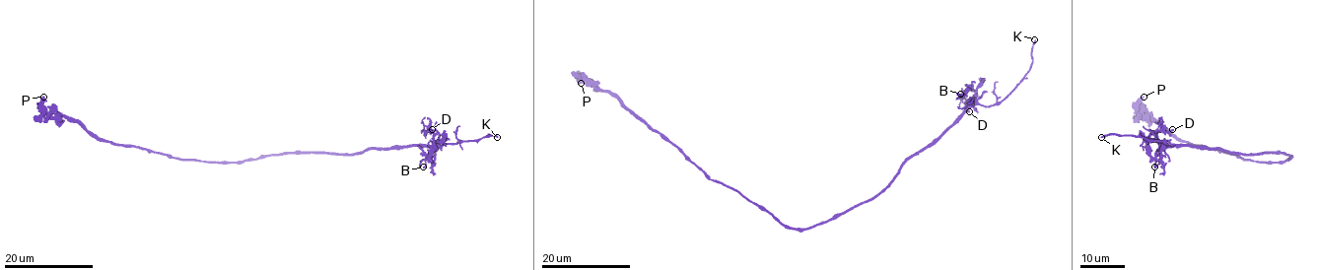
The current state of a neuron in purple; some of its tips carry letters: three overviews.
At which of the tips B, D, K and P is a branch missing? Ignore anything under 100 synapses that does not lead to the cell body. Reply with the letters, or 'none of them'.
K

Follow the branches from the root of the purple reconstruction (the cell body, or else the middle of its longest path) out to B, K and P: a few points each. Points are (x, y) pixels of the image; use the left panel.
B: (275, 155), (357, 154), (371, 148), (432, 145), (439, 134), (434, 136), (433, 153), (423, 167)
K: (275, 155), (357, 154), (371, 148), (436, 146), (478, 141), (494, 134), (497, 137)
P: (275, 155), (240, 162), (184, 161), (133, 146), (99, 141), (69, 117), (52, 116), (43, 107), (43, 97)

